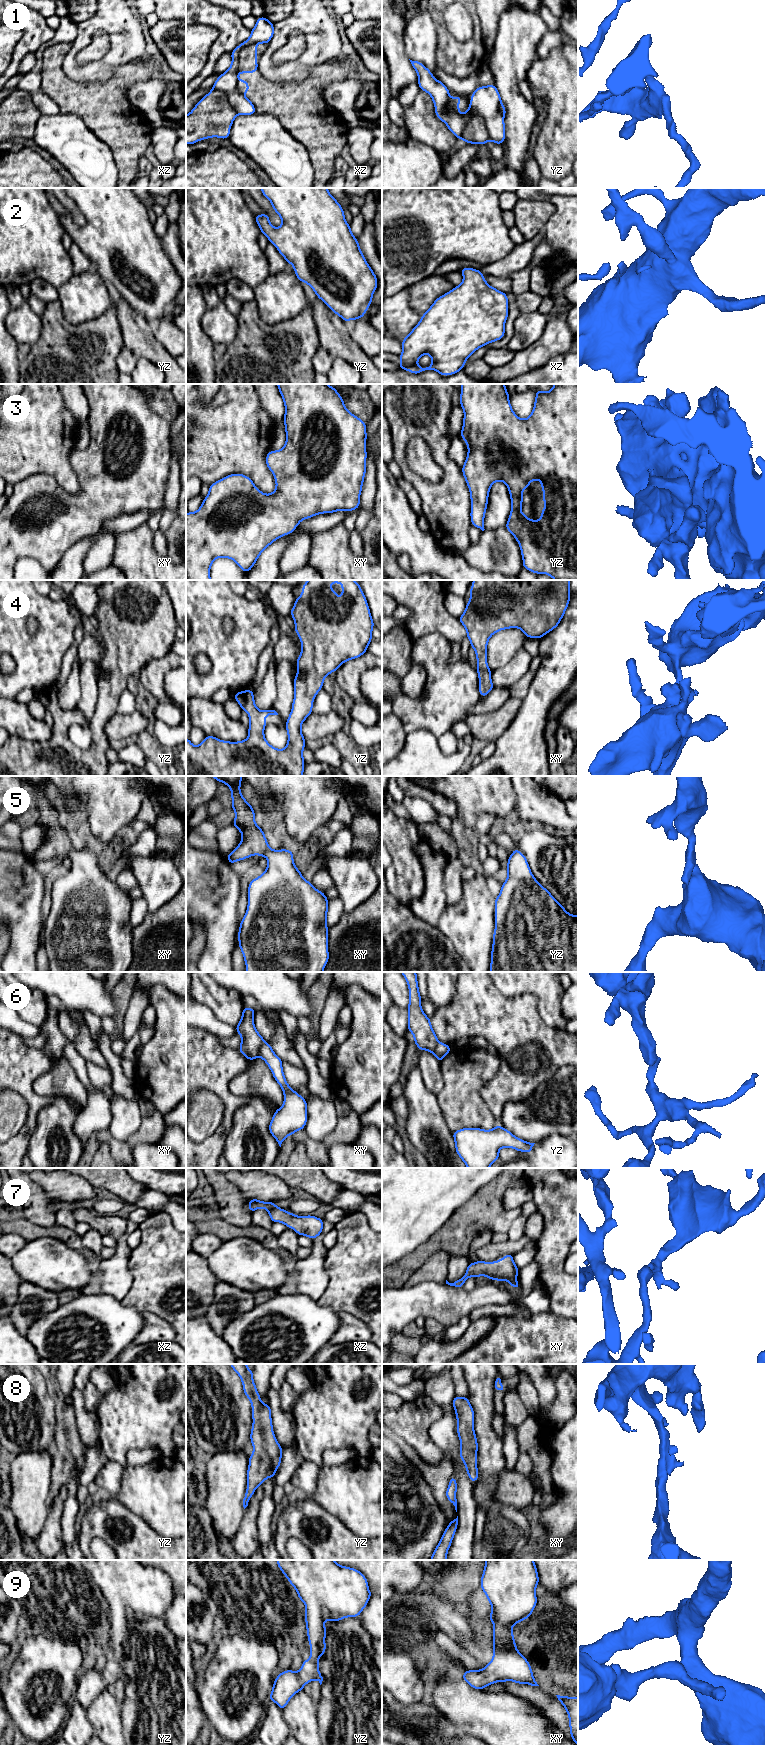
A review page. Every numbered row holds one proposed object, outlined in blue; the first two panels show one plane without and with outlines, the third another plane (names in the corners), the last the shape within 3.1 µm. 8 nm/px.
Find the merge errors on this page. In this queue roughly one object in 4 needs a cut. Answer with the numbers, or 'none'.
1, 6

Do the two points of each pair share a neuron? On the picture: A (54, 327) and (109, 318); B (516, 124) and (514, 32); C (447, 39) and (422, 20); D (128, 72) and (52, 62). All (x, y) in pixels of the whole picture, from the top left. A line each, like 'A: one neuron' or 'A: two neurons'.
A: one neuron
B: one neuron
C: two neurons
D: one neuron

